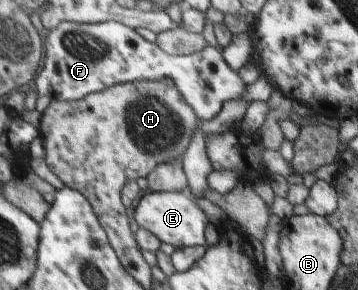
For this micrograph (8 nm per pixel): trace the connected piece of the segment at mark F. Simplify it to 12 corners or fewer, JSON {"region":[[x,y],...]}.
{"region":[[62,21],[39,95],[170,79],[202,121],[248,87],[207,45],[173,56],[115,21]]}

